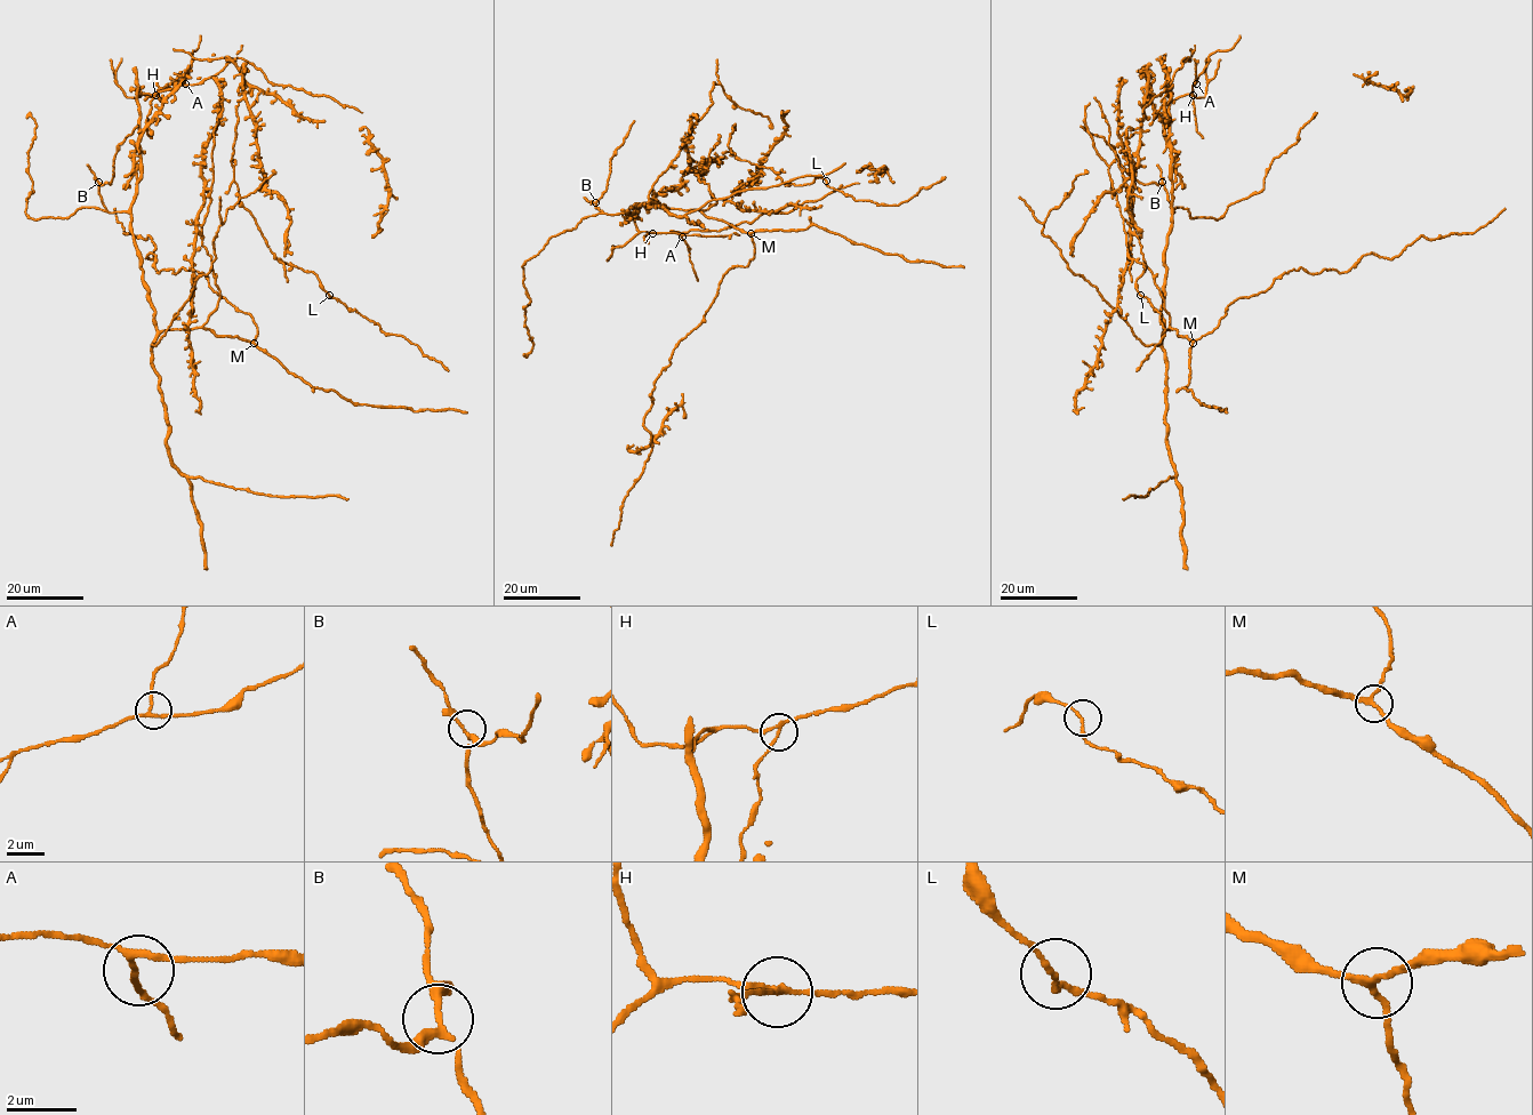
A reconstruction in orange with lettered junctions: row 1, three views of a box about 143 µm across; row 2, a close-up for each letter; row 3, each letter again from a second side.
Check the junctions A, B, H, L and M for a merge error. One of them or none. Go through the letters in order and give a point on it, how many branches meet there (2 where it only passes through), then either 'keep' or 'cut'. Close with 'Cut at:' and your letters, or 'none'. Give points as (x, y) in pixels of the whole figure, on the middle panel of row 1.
A: place (682, 237); branches 3; keep
B: place (595, 202); branches 3; keep
H: place (652, 233); branches 3; cut
L: place (826, 181); branches 2; keep
M: place (751, 233); branches 3; keep
Cut at: H

